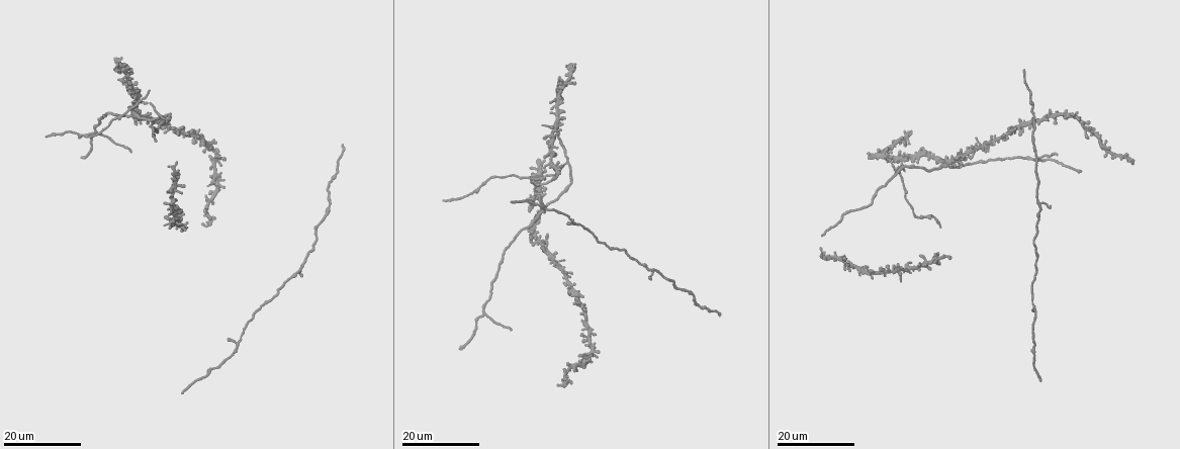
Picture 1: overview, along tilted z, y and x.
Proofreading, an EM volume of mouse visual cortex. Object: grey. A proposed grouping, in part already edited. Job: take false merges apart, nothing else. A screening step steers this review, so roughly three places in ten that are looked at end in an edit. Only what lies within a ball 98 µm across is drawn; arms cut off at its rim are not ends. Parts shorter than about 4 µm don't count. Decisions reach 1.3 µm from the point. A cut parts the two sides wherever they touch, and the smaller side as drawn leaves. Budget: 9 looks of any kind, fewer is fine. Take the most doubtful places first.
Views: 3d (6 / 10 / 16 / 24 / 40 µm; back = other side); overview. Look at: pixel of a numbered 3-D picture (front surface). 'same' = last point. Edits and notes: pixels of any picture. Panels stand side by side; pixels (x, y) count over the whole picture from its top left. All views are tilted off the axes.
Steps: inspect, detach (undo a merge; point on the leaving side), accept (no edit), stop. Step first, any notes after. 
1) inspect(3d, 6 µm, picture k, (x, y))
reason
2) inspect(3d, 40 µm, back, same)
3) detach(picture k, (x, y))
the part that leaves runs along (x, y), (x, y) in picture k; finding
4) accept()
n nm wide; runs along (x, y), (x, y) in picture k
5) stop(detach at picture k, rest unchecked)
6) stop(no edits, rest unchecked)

inspect(3d, 16 µm, picture 1, (544, 184))
thick turns thin

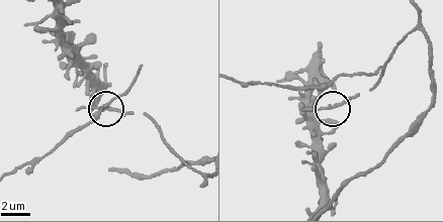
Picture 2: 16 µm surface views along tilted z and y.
inspect(3d, 10 µm, picture 2, (334, 107))
closer look

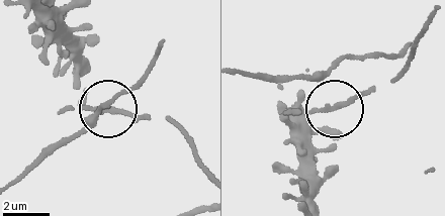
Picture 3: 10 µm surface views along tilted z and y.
accept()
3 arms; runs along (431, 20), (394, 78), (336, 106), (303, 77) in picture 3; continuous, no second neuron

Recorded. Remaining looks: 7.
inspect(3d, 24 µm, picture 1, (128, 117))
small branch off a trunk

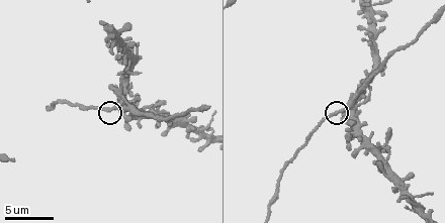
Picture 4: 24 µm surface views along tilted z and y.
inspect(3d, 6 µm, picture 4, (336, 113))

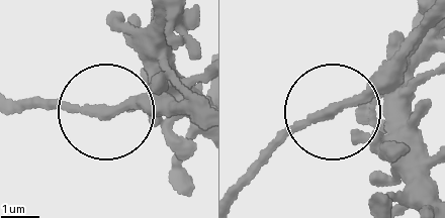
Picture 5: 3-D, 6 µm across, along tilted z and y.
accept()
continuous, no second neuron

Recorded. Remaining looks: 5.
inspect(3d, 16 µm, picture 1, (1024, 126))
four arms meet

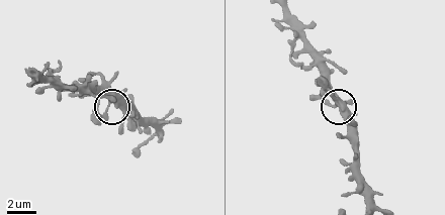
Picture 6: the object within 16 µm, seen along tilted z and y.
inspect(3d, 10 µm, picture 6, (341, 109))
closer look

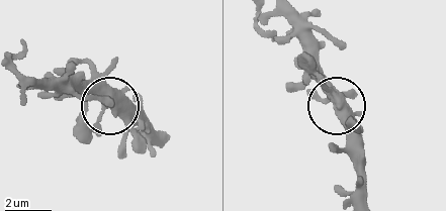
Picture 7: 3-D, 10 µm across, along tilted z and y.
inspect(3d, 10 µm, back, picture 7, (341, 104))

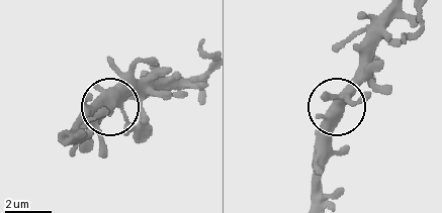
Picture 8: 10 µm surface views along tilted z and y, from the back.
accept()
4 arms; one neuron here

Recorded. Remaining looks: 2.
inspect(3d, 24 µm, picture 1, (484, 314))

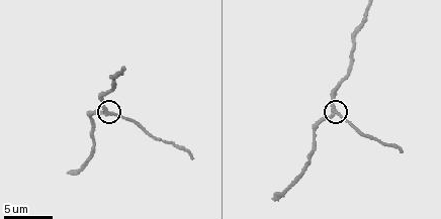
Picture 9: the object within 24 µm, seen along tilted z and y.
inspect(3d, 10 µm, picture 9, (333, 116))

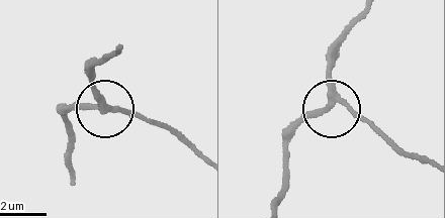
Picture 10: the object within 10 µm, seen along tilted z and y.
accept()
runs along (366, 15), (334, 49), (330, 102), (353, 111), (384, 137) in picture 10; one neuron here

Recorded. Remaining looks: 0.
stop(no edits, rest unchecked)

